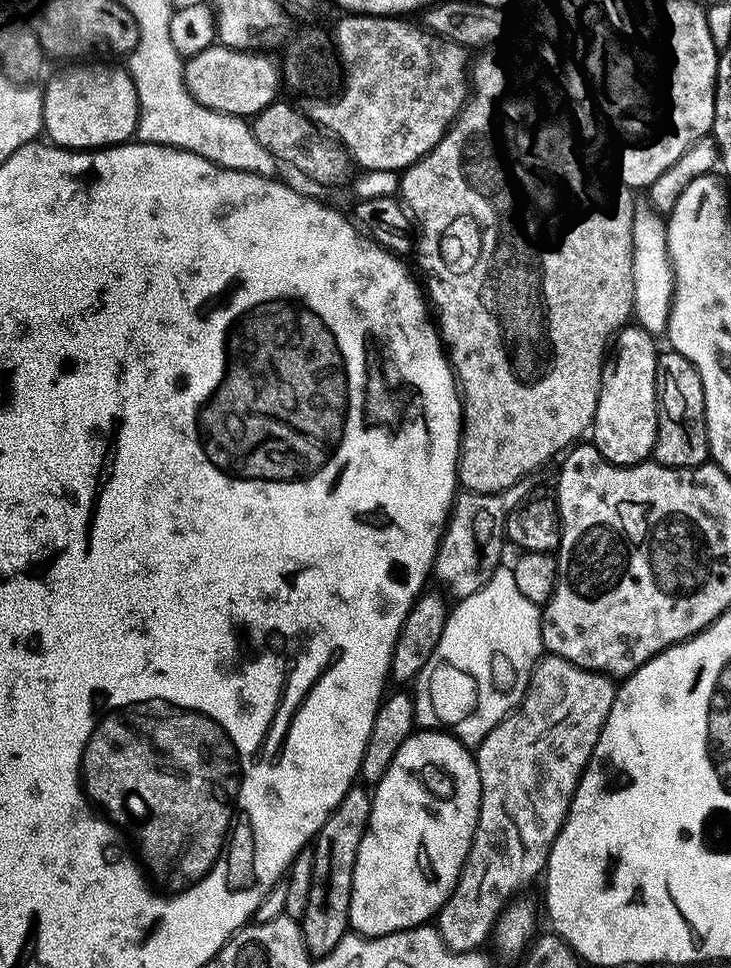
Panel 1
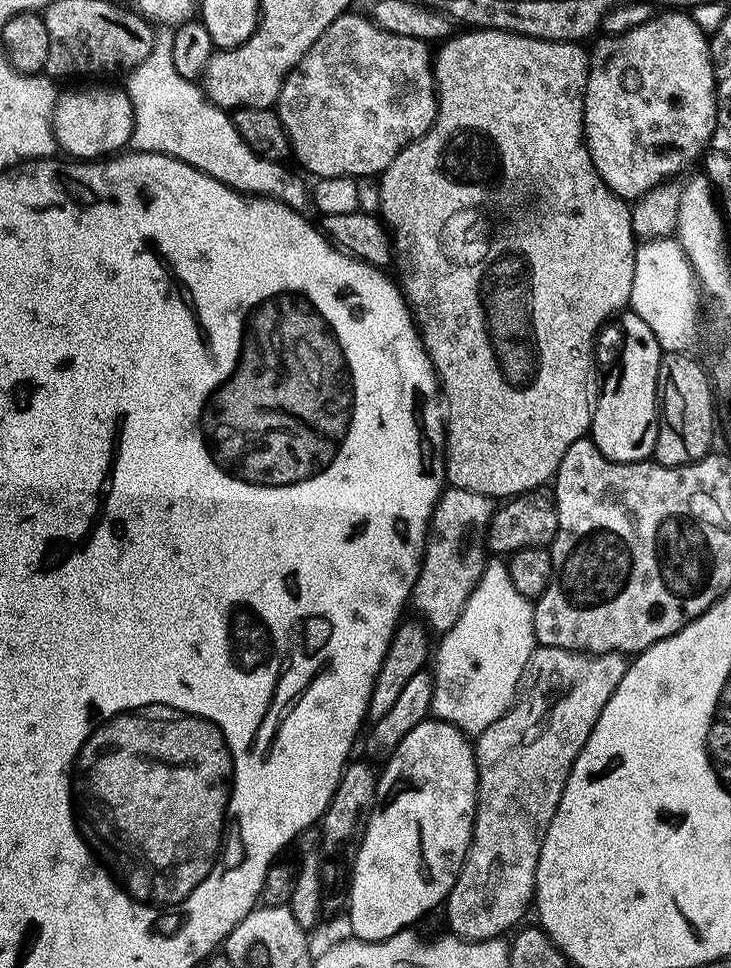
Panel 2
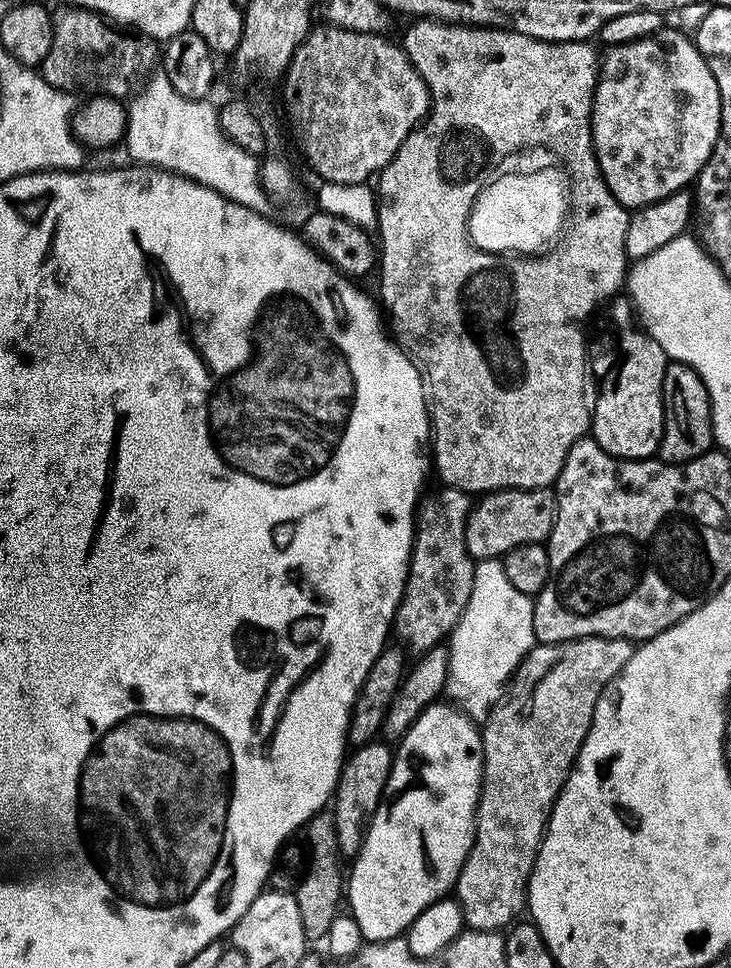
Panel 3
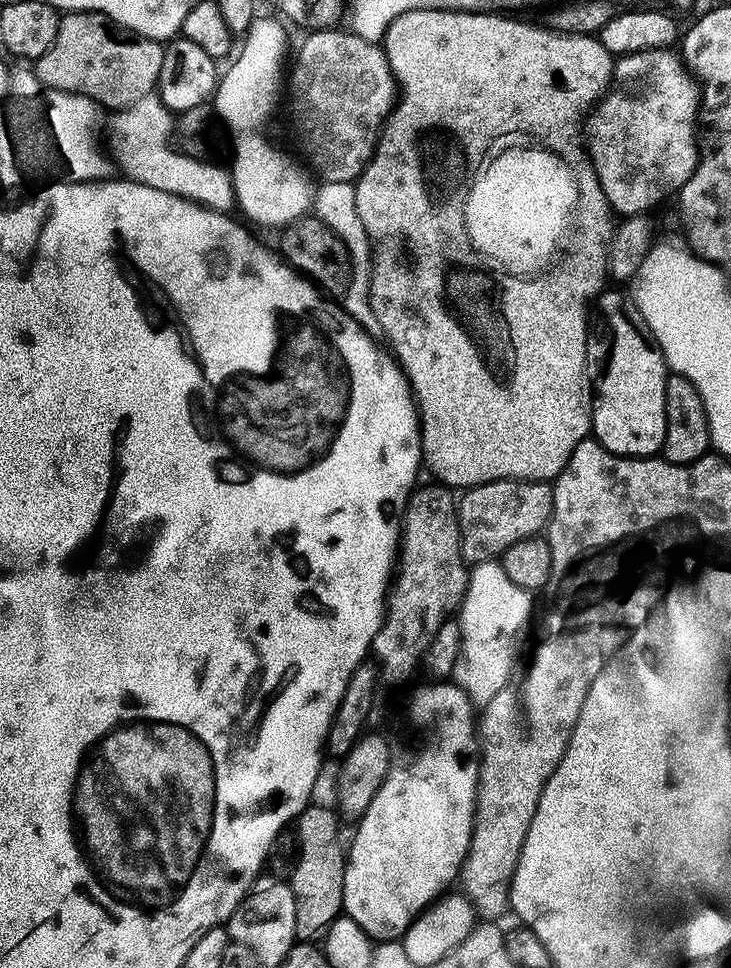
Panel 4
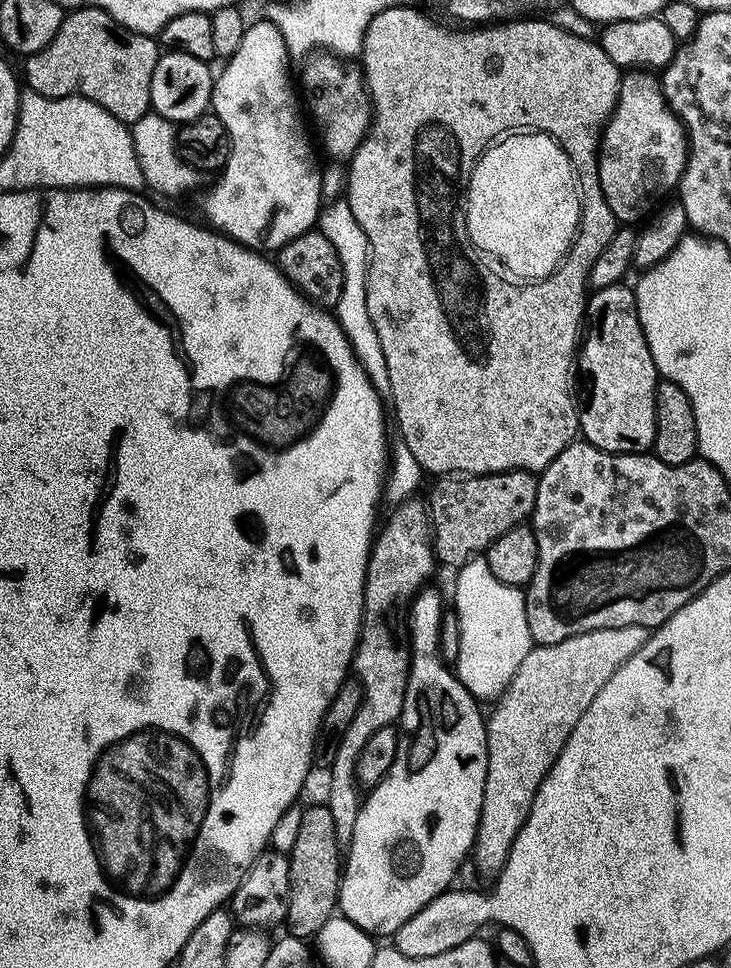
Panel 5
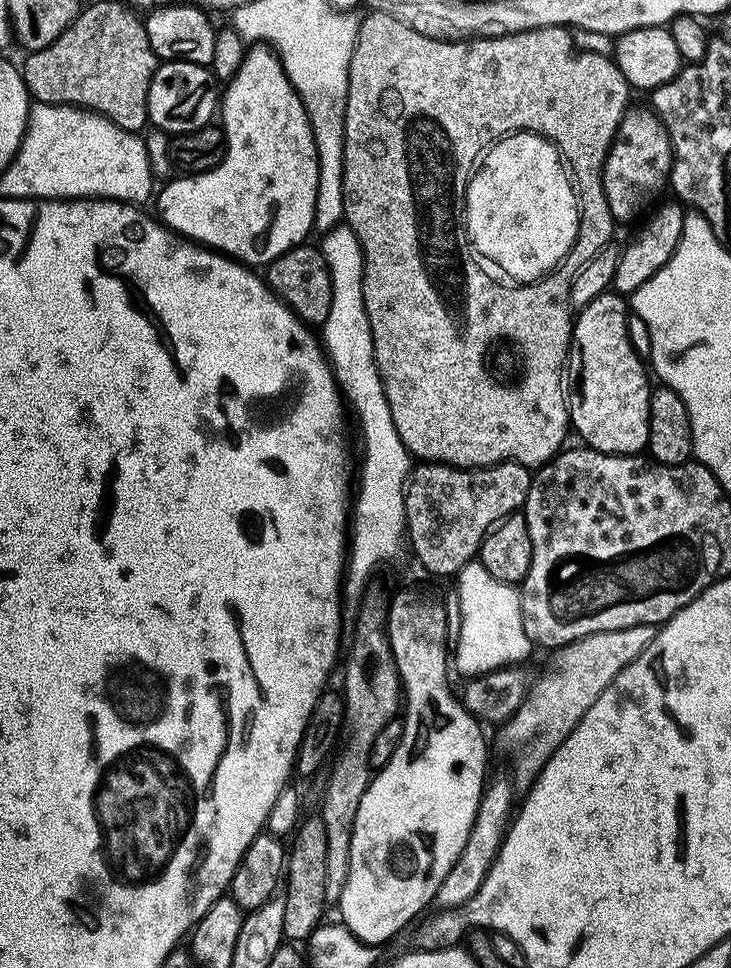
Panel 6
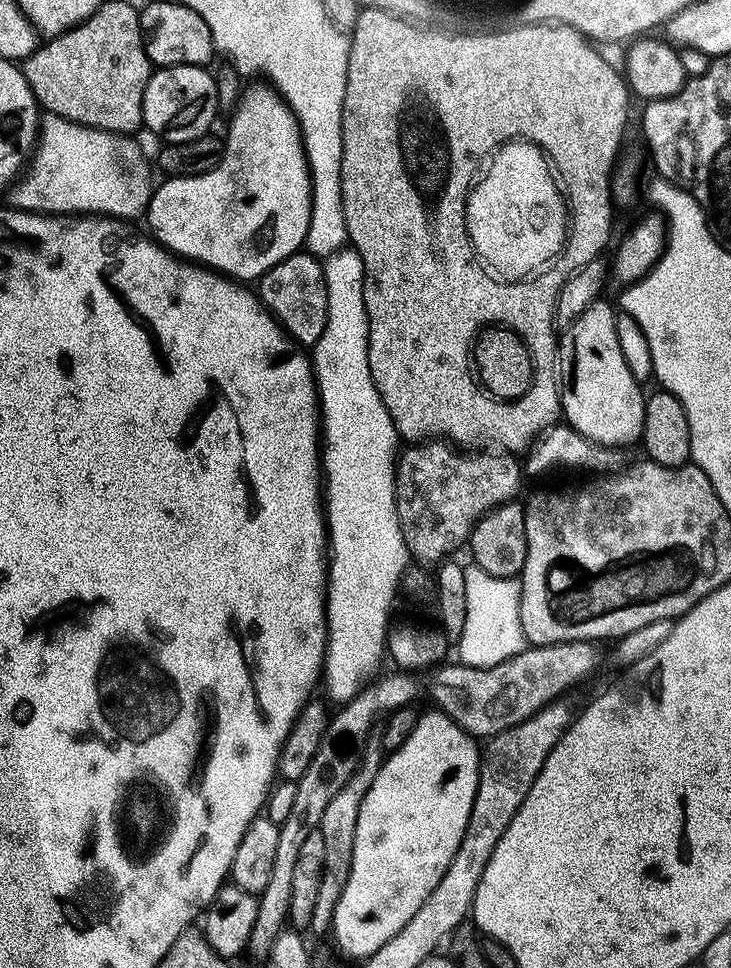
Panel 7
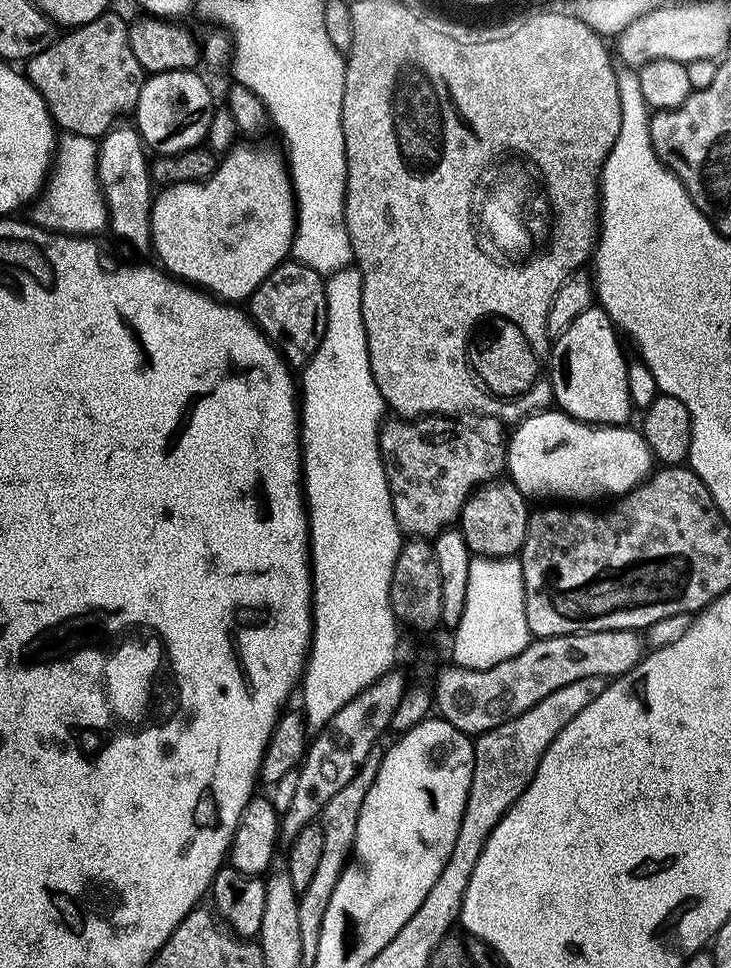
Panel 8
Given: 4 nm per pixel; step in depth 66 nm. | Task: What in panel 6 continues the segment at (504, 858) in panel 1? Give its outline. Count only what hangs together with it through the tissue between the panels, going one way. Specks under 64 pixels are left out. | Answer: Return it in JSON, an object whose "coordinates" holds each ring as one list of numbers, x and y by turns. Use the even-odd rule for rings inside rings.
{"coordinates":[[643,624,642,626,630,626,626,630,610,630,583,636,572,644,566,644,563,648,555,649,556,669,553,672,544,672,540,677,535,678,534,683,529,687,527,696,518,706,517,712,502,724,499,729,500,740,512,751,512,773,510,779,517,789,527,790,532,787,536,775,544,768,544,763,558,750,560,743,569,736,578,726,578,722,594,706,594,702,614,682,614,678,627,664,634,662,650,646,650,642,658,631,655,624]]}

